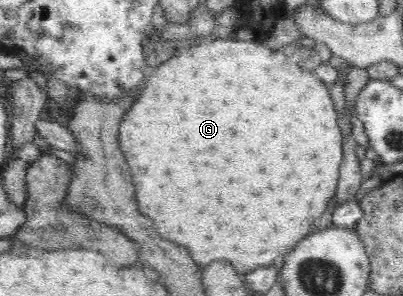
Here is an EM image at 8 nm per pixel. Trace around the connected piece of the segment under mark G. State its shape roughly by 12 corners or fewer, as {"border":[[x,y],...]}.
{"border":[[262,42],[158,65],[118,144],[200,267],[265,267],[338,184],[329,86]]}

